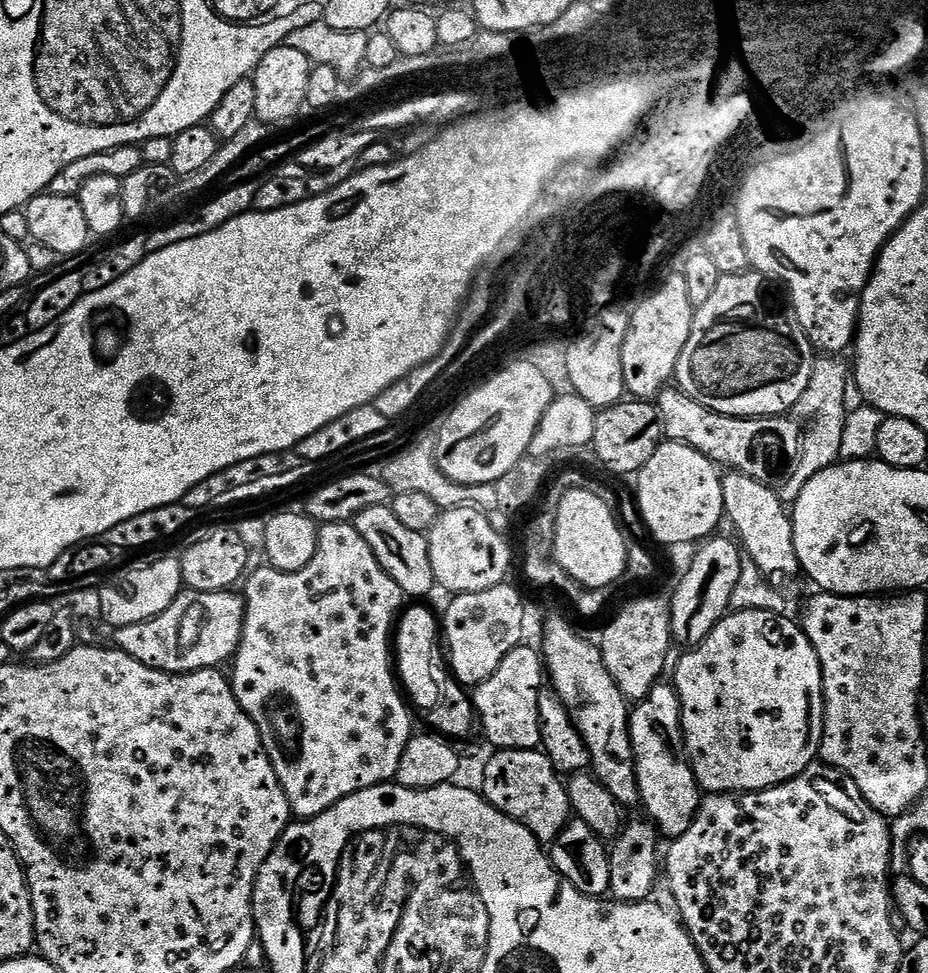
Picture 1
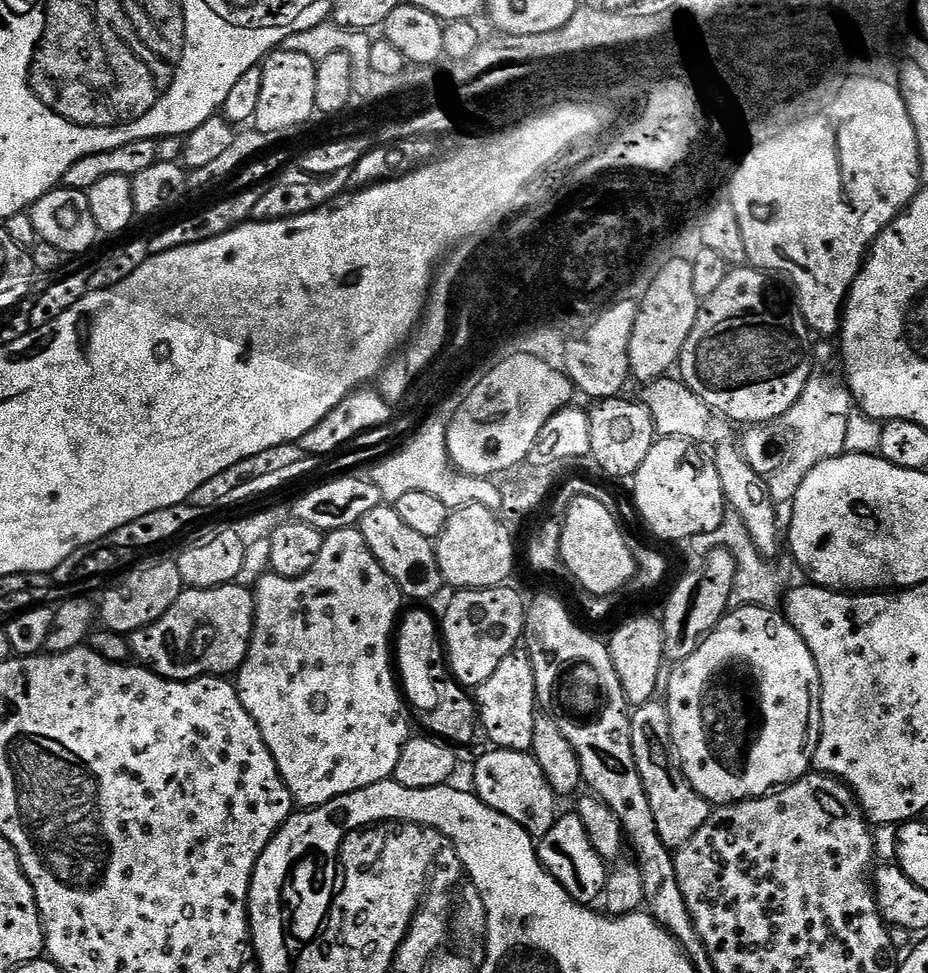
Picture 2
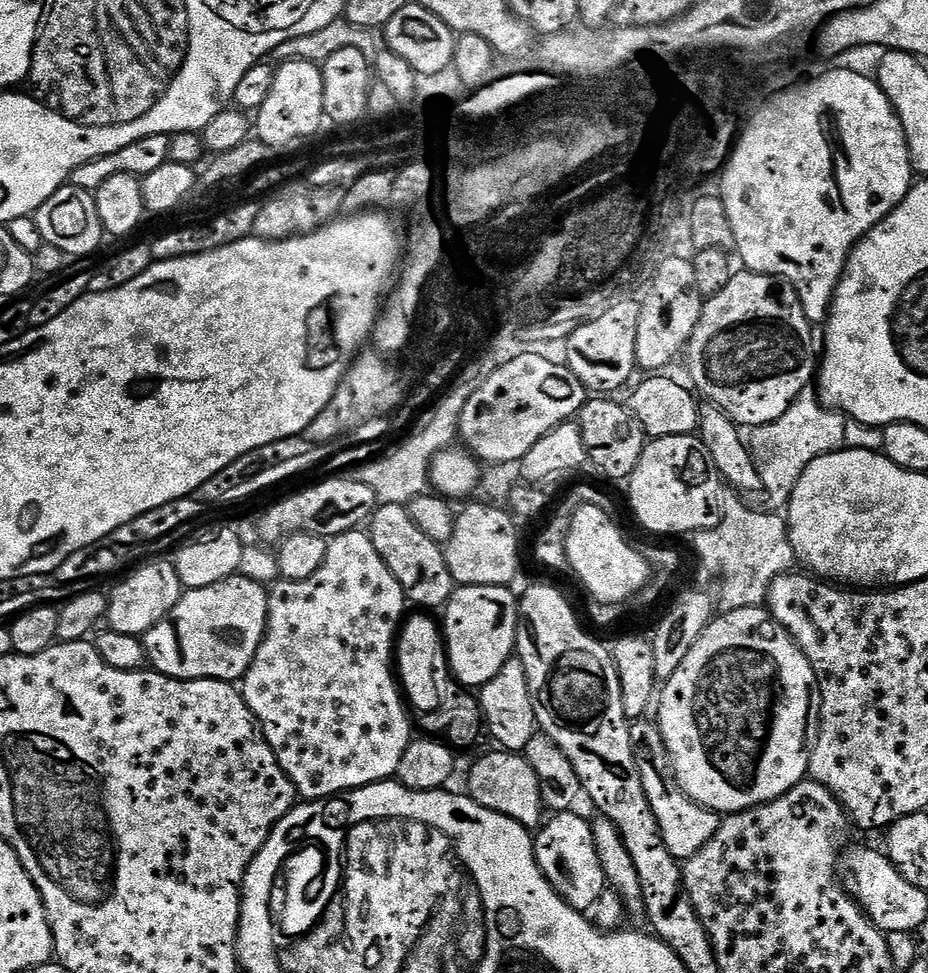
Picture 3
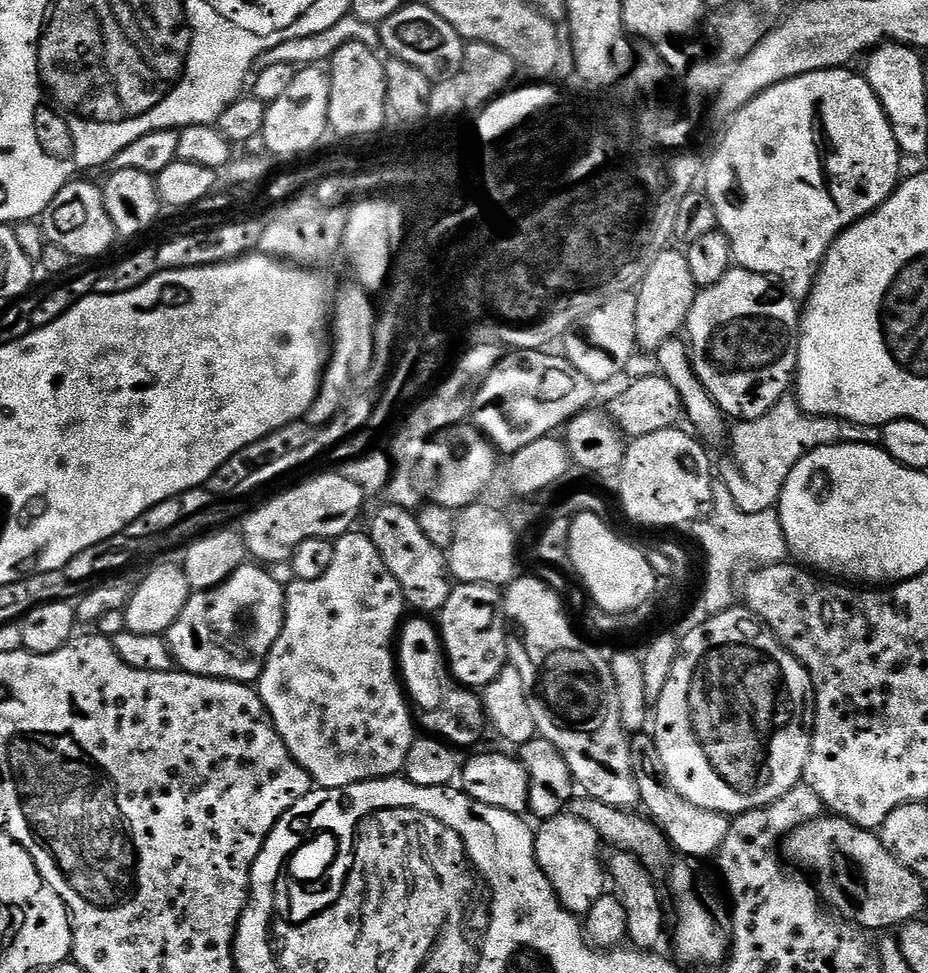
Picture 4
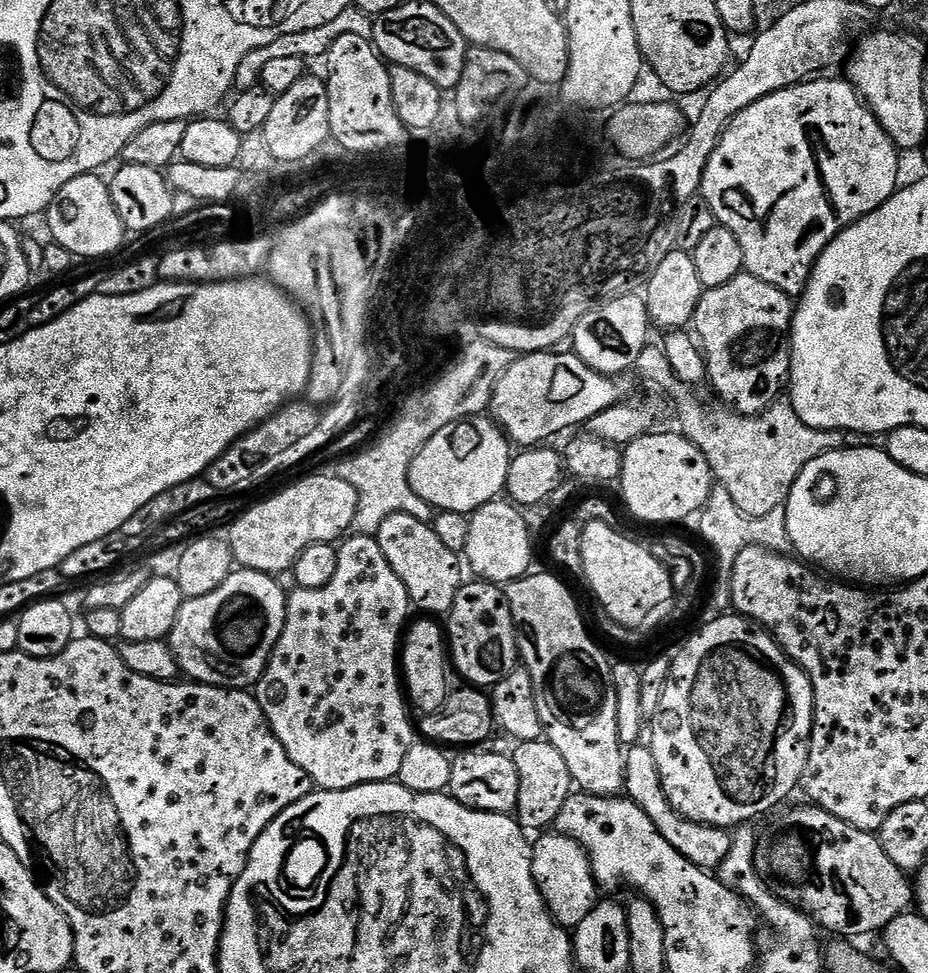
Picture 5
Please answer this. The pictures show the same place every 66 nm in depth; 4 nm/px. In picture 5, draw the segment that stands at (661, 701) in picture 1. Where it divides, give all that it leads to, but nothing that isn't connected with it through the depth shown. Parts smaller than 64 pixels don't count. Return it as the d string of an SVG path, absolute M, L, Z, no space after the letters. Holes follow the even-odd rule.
M639 742L627 749L624 758L624 792L627 799L646 810L650 822L658 826L658 834L662 834L662 838L666 838L666 842L670 842L670 846L674 846L674 850L682 854L682 858L705 870L719 869L720 863L730 852L732 832L726 828L715 828L709 824L687 820L685 816L678 814L678 810L674 810L674 806L670 806L658 774L658 762L654 762L654 754L647 743Z

